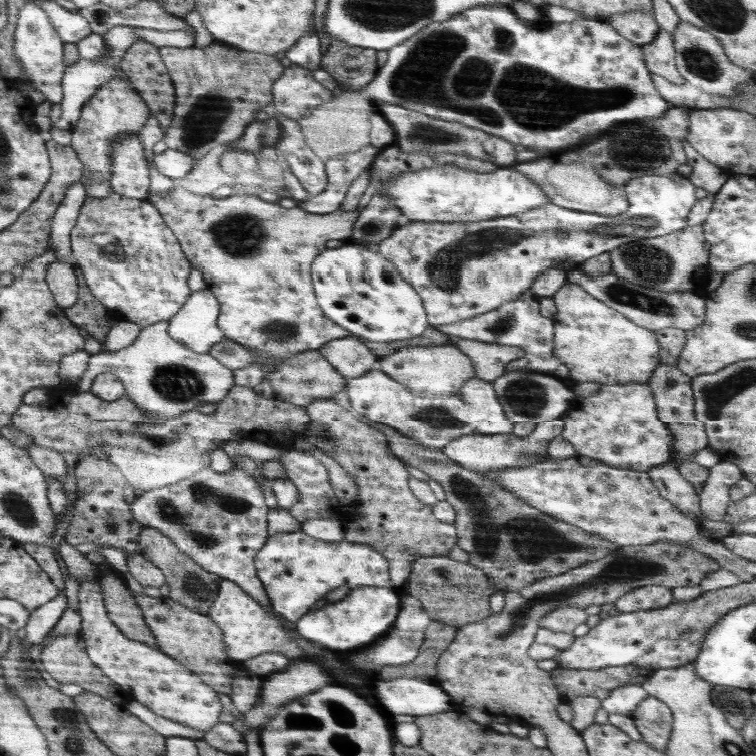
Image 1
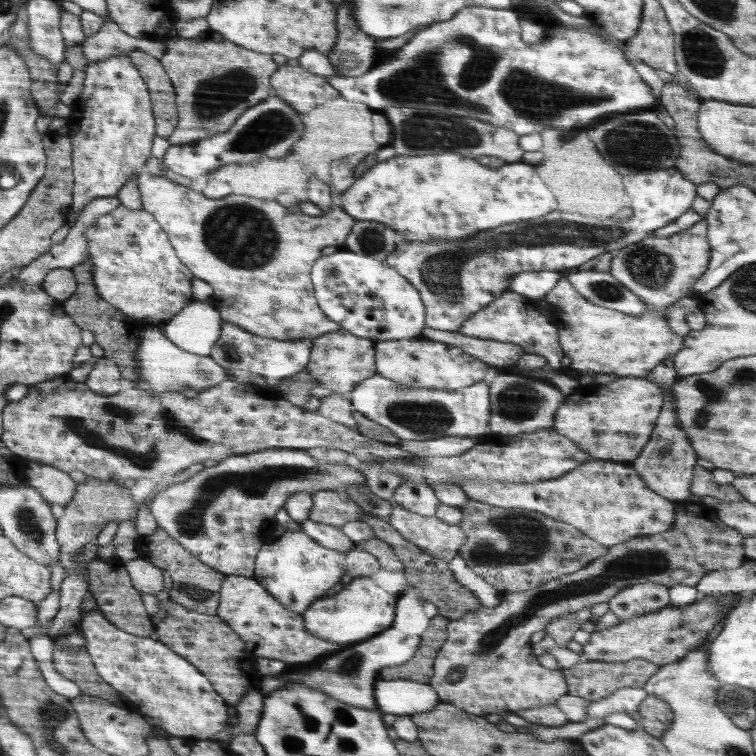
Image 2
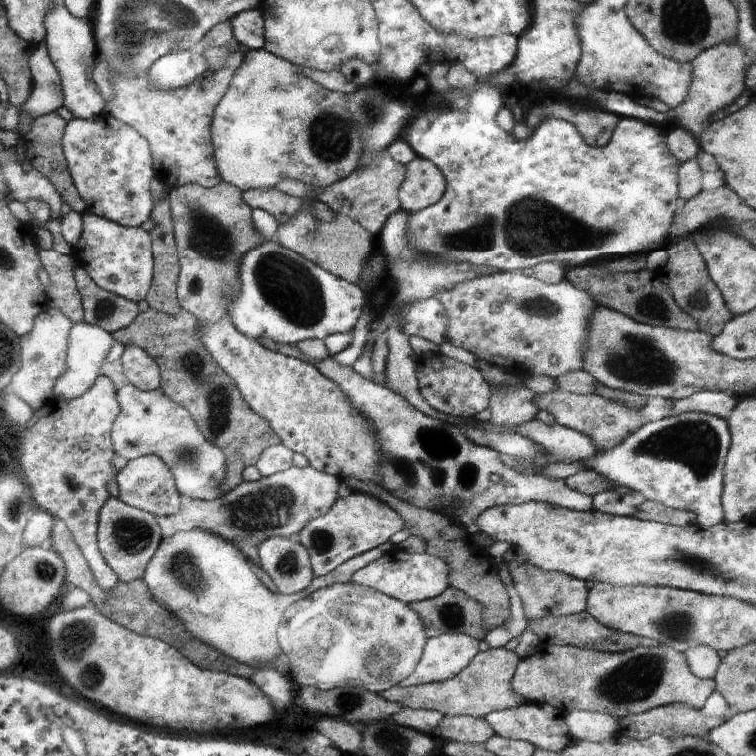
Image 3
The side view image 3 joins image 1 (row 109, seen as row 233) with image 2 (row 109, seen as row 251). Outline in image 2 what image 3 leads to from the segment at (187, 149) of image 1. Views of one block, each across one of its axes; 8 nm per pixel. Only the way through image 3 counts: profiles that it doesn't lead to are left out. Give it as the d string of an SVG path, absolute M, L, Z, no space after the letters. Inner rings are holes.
M210 28L196 38L186 39L176 36L165 43L165 51L159 61L174 87L178 112L178 124L172 131L172 135L167 138L171 145L192 144L202 138L222 134L234 126L234 122L240 114L244 114L248 108L260 104L262 100L266 100L273 94L270 79L279 66L272 59L272 55L238 46Z

